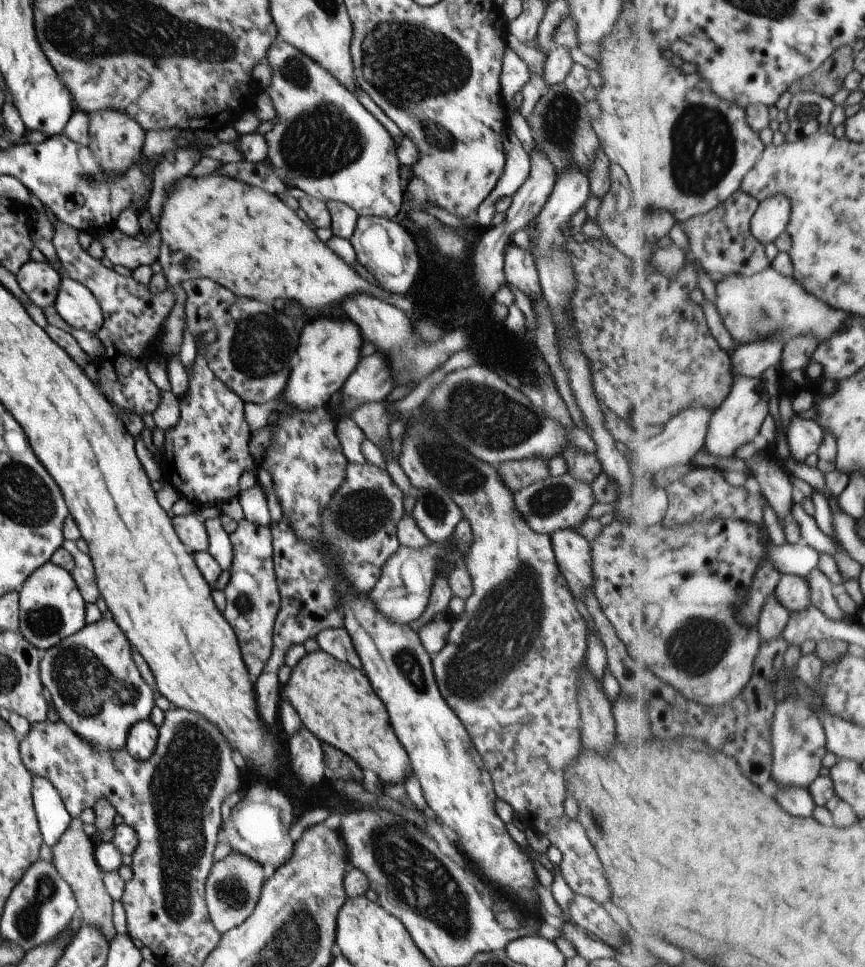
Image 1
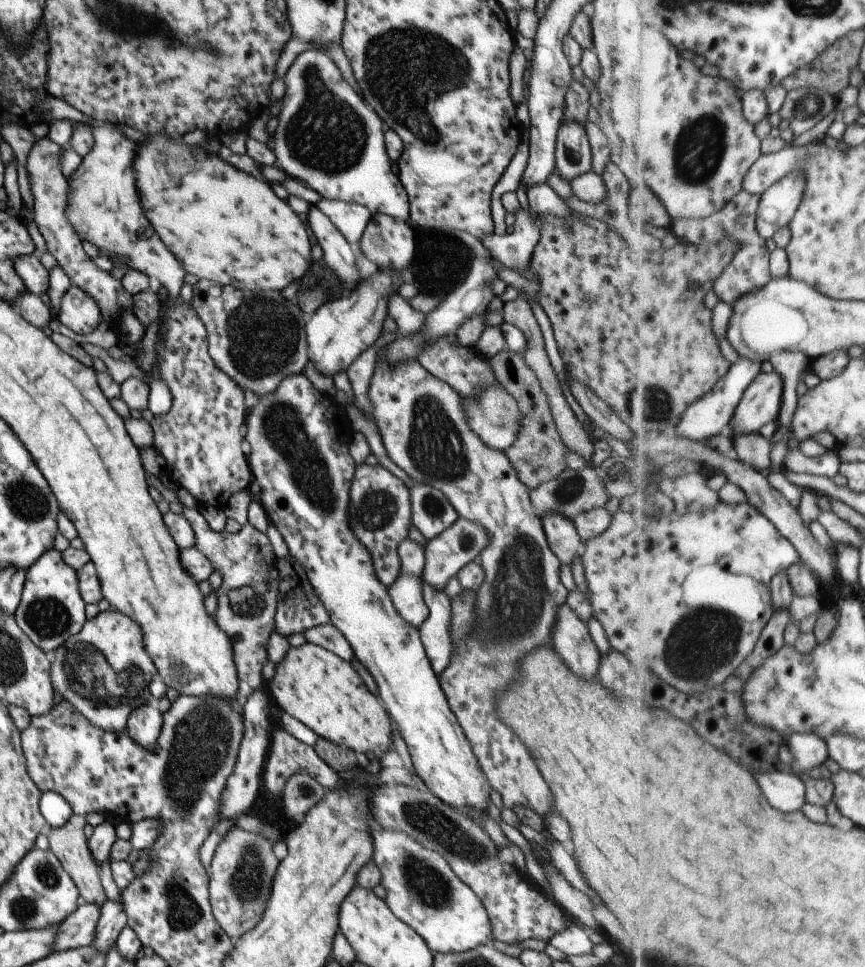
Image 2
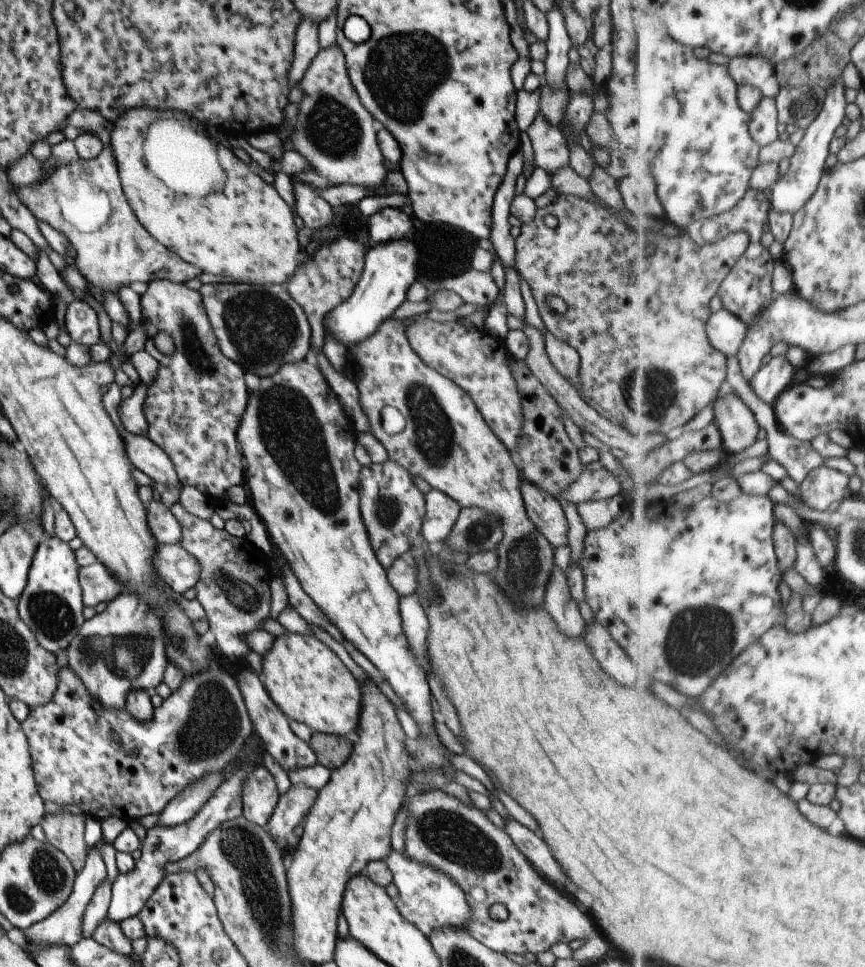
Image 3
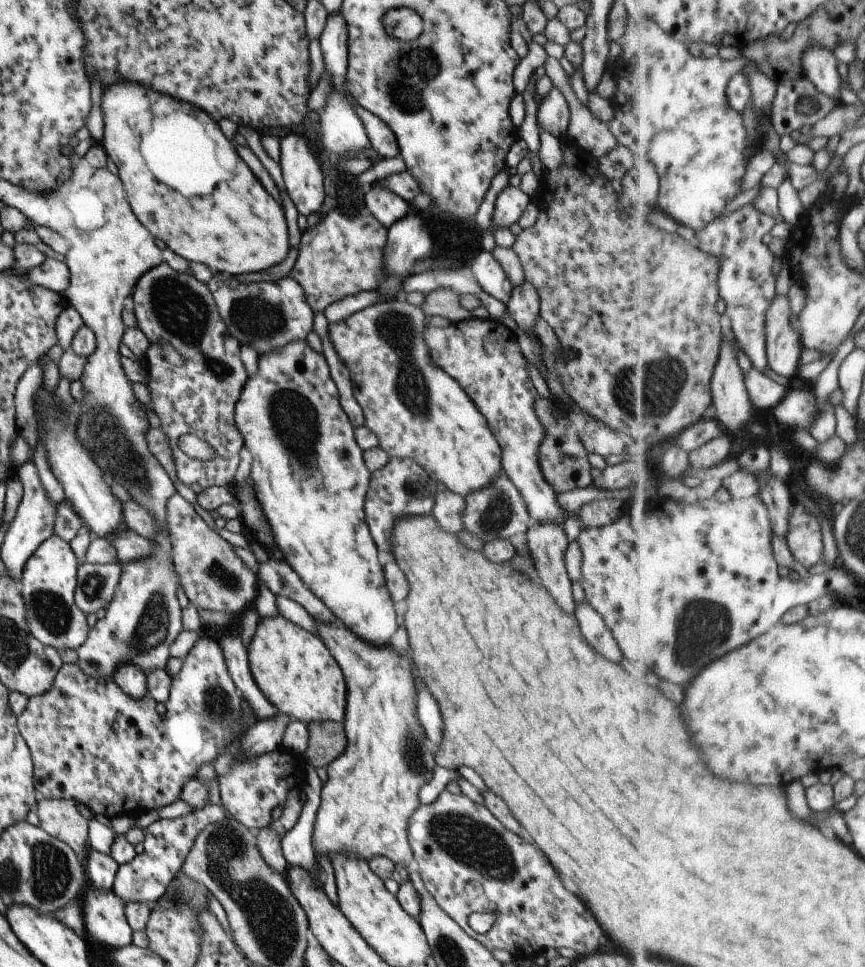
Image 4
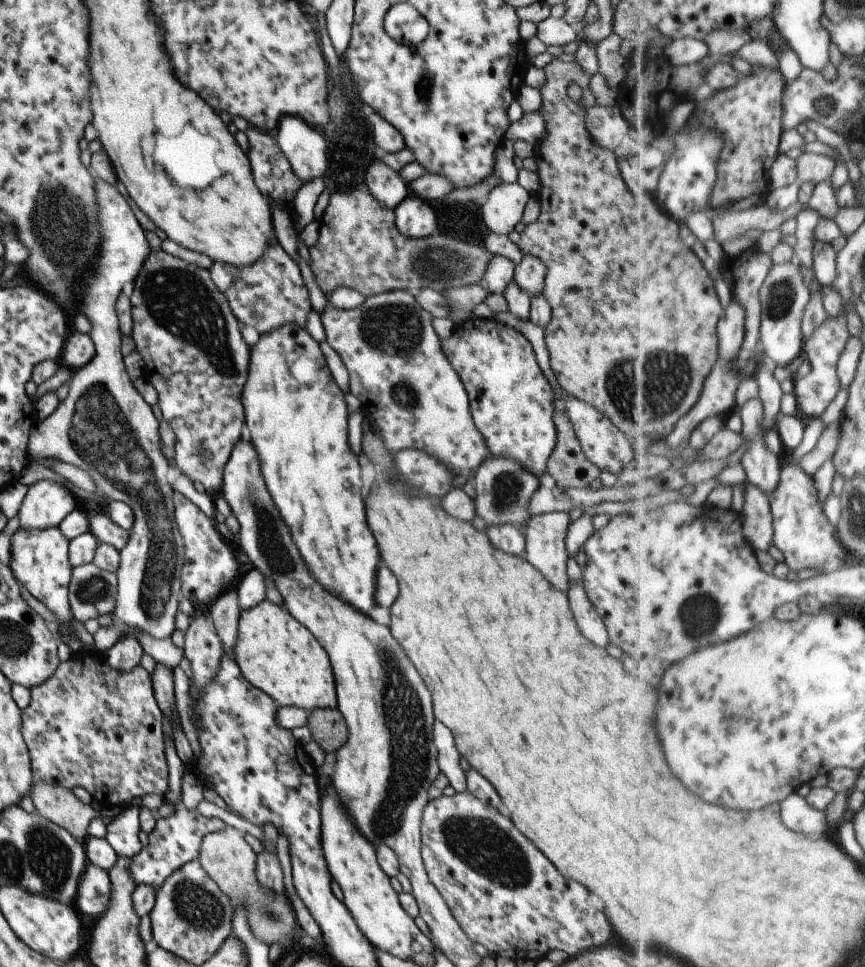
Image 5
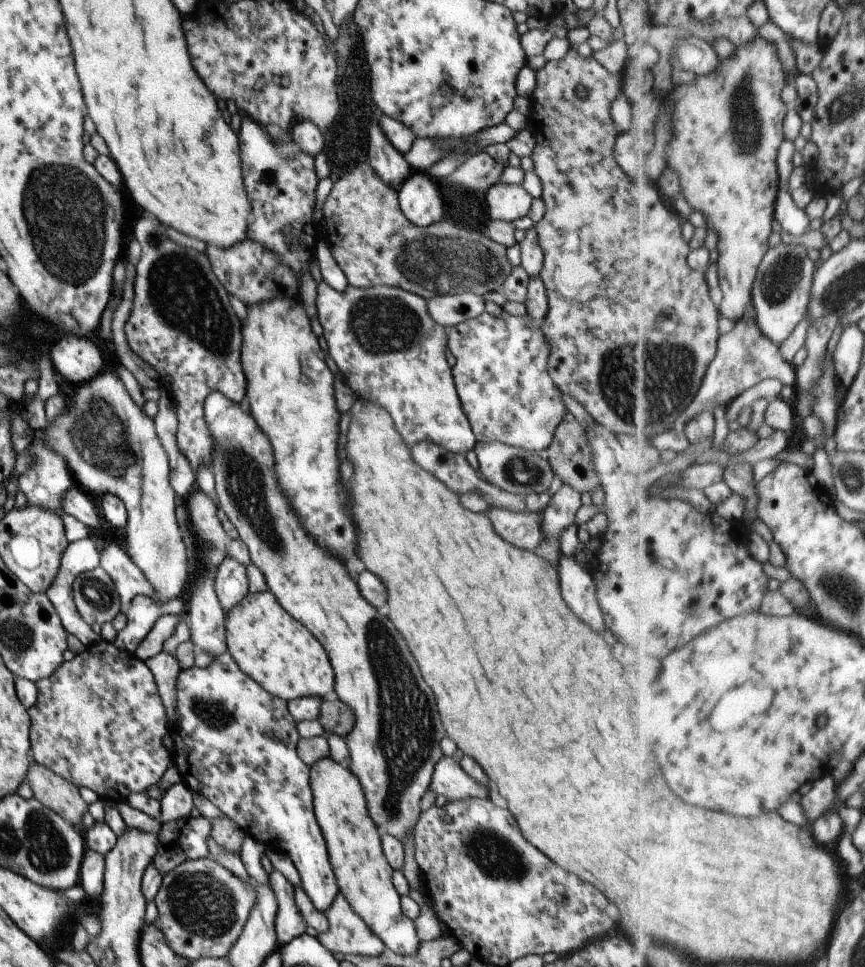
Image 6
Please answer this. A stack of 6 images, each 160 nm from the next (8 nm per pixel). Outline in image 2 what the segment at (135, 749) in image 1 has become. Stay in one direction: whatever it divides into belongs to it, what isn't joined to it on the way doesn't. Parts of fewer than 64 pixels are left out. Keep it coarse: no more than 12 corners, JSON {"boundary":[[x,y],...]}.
{"boundary":[[147,702],[126,718],[127,734],[151,750],[162,718]]}

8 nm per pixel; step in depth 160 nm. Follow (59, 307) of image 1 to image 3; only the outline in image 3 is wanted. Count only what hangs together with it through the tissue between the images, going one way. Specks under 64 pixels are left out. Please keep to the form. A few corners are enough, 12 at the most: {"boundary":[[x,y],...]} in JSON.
{"boundary":[[80,299],[66,305],[64,326],[75,344],[100,342],[96,313]]}

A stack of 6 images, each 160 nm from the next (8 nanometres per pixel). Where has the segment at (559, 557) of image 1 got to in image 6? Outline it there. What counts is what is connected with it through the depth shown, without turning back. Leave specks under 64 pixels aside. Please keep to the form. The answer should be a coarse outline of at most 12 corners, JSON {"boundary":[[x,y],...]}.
{"boundary":[[527,314],[445,329],[476,442],[536,453],[566,409]]}

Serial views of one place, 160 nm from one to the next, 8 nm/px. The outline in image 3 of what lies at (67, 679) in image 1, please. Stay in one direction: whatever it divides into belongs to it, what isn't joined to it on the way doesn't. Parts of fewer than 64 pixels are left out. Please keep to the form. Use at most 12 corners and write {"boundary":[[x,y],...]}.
{"boundary":[[122,592],[84,620],[63,665],[123,710],[167,665],[161,622]]}

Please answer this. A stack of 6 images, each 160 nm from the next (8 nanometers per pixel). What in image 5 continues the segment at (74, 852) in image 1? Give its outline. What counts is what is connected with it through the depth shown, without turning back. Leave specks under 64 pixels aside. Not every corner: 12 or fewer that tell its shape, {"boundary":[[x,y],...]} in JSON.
{"boundary":[[33,781],[34,810],[75,840],[99,816],[71,790]]}

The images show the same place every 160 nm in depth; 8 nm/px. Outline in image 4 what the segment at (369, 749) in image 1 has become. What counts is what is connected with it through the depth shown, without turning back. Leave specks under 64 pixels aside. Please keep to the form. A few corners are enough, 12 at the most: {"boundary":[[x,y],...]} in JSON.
{"boundary":[[261,617],[257,688],[305,724],[342,722],[342,670],[317,635]]}

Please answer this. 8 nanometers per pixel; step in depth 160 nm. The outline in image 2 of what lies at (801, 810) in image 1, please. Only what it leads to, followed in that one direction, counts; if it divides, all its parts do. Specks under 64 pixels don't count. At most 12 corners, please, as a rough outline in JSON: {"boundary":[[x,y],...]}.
{"boundary":[[780,767],[753,772],[783,812],[805,806],[806,782]]}

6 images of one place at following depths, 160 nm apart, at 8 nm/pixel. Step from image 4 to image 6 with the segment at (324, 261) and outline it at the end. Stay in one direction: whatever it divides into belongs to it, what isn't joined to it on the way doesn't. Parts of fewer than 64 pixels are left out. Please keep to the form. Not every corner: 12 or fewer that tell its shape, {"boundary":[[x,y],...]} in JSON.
{"boundary":[[366,161],[332,182],[325,240],[348,284],[424,299],[499,290],[486,233],[409,222]]}

